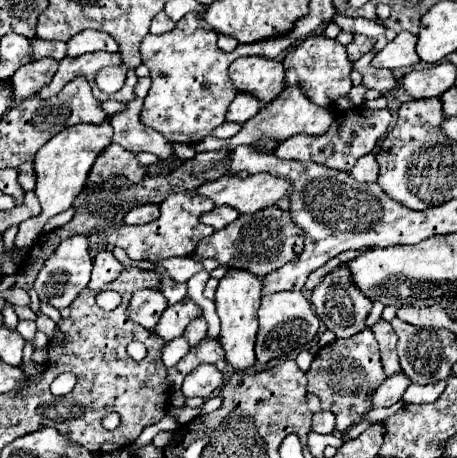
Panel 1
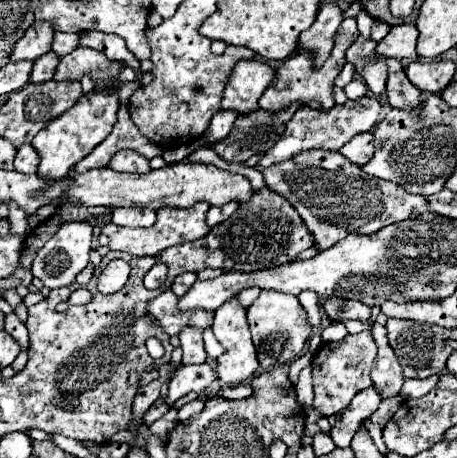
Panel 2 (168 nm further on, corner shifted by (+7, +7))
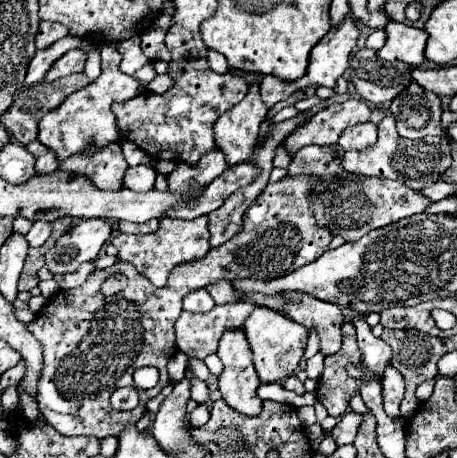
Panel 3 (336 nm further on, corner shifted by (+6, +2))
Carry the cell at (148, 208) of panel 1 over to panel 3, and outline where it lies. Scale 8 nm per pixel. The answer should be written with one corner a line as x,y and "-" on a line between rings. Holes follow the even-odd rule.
154,218
154,220
146,222
146,224
132,224
132,222
126,222
126,220
118,222
118,228
124,234
150,234
150,232
158,230
158,226
160,226
158,218

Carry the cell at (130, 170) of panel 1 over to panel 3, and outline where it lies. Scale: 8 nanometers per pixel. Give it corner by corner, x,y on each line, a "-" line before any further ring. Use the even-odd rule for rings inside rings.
134,166
128,168
124,176
124,186
134,192
148,192
154,188
154,180
156,180
156,172
150,166

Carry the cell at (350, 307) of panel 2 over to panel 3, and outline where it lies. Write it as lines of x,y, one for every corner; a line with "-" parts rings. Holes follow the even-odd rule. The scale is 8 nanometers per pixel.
354,318
354,326
356,326
356,334
358,334
358,346
362,352
364,368
370,370
372,374
376,374
378,380
382,380
382,374
392,360
390,346
382,338
372,336
372,330
364,322
364,318

